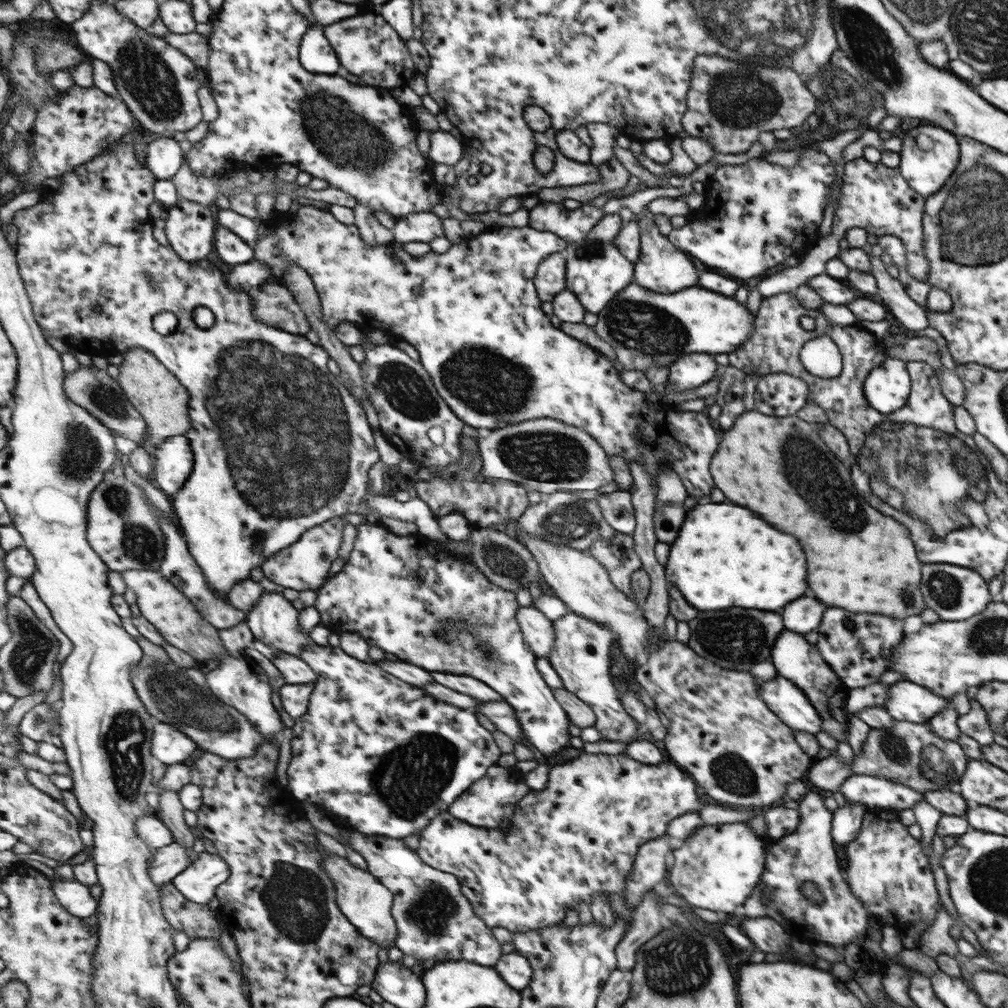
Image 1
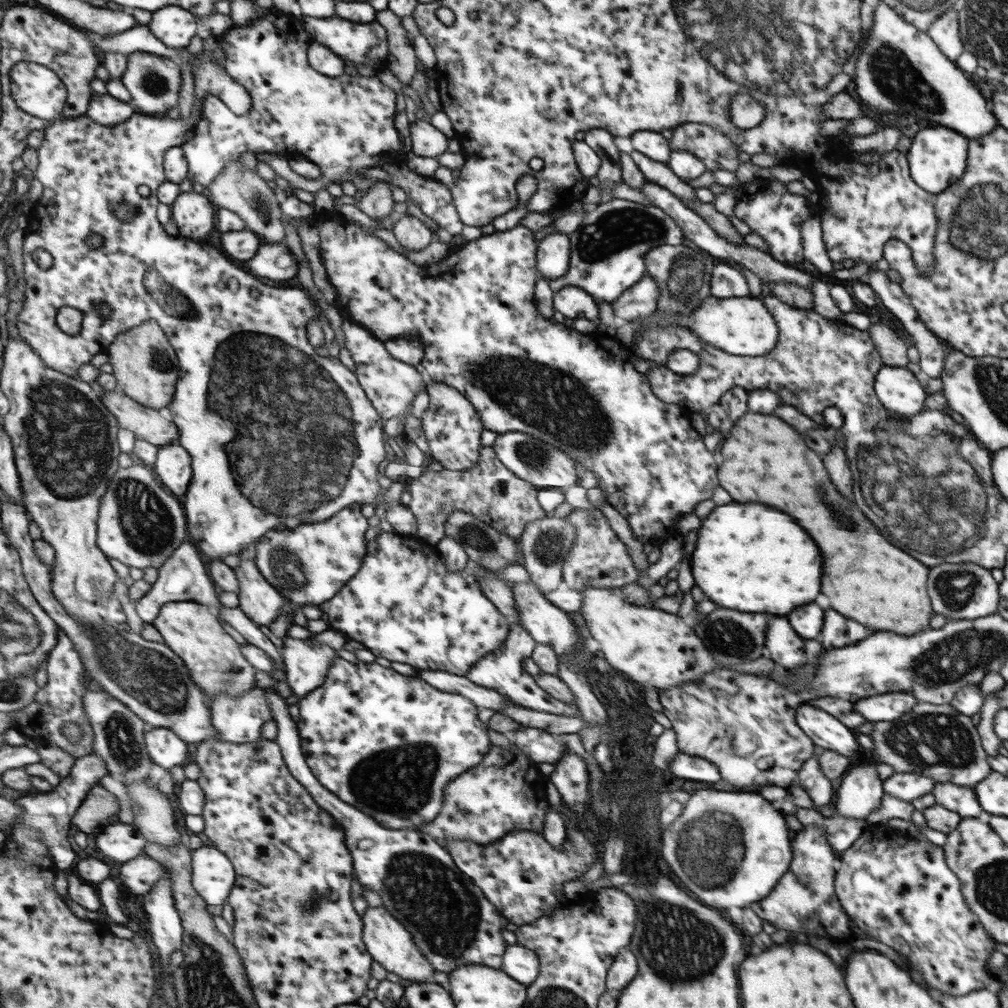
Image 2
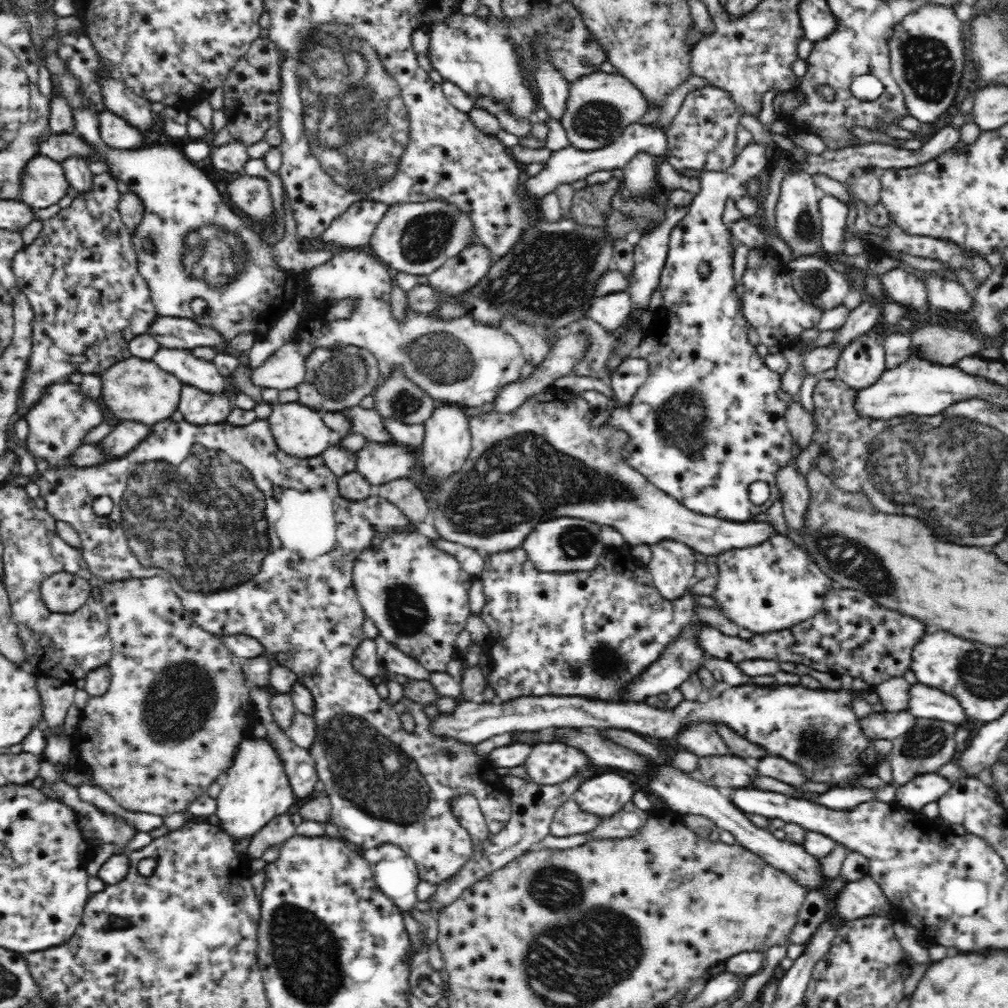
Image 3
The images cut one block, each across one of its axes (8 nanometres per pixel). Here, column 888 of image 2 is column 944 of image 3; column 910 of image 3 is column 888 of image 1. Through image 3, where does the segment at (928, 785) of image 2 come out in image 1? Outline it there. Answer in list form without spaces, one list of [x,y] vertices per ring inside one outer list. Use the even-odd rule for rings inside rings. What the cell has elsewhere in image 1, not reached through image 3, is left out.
[[[853,775],[838,790],[848,801],[862,803],[871,809],[900,812],[912,809],[923,794],[905,784],[877,776]]]

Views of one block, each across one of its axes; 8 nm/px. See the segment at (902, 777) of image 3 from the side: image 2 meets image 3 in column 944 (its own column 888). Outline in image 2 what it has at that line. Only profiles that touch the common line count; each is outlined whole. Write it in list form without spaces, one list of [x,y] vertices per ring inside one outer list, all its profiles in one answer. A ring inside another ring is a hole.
[[[918,703],[909,713],[904,713],[893,721],[872,722],[874,731],[868,734],[874,740],[874,748],[868,752],[868,760],[876,764],[886,763],[894,768],[896,773],[924,773],[937,783],[953,782],[958,786],[975,786],[989,776],[990,765],[986,762],[986,754],[980,746],[980,736],[969,716],[956,710],[950,703],[934,705]]]

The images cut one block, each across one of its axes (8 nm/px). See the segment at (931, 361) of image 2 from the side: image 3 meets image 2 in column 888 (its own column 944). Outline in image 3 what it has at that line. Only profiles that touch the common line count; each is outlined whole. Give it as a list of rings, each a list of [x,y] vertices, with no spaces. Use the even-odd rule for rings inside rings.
[[[932,274],[924,282],[929,303],[934,308],[946,310],[946,312],[968,312],[973,308],[973,296],[970,295],[961,283],[944,279]]]

